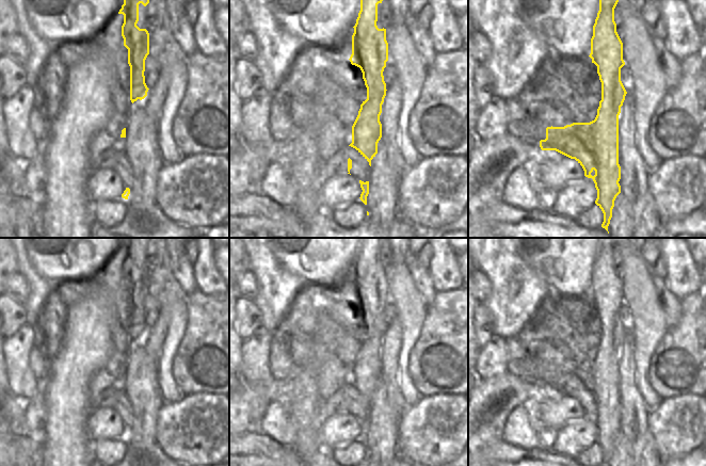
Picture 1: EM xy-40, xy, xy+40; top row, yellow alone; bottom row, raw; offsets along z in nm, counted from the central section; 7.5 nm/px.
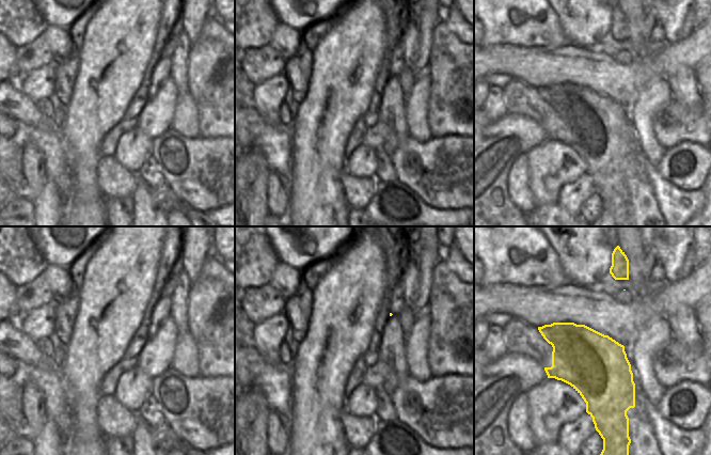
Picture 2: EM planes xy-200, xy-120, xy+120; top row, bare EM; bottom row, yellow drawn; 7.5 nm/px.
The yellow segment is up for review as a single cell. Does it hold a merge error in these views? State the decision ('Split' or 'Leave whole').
Split

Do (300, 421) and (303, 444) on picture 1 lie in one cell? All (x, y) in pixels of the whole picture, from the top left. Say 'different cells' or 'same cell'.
same cell

